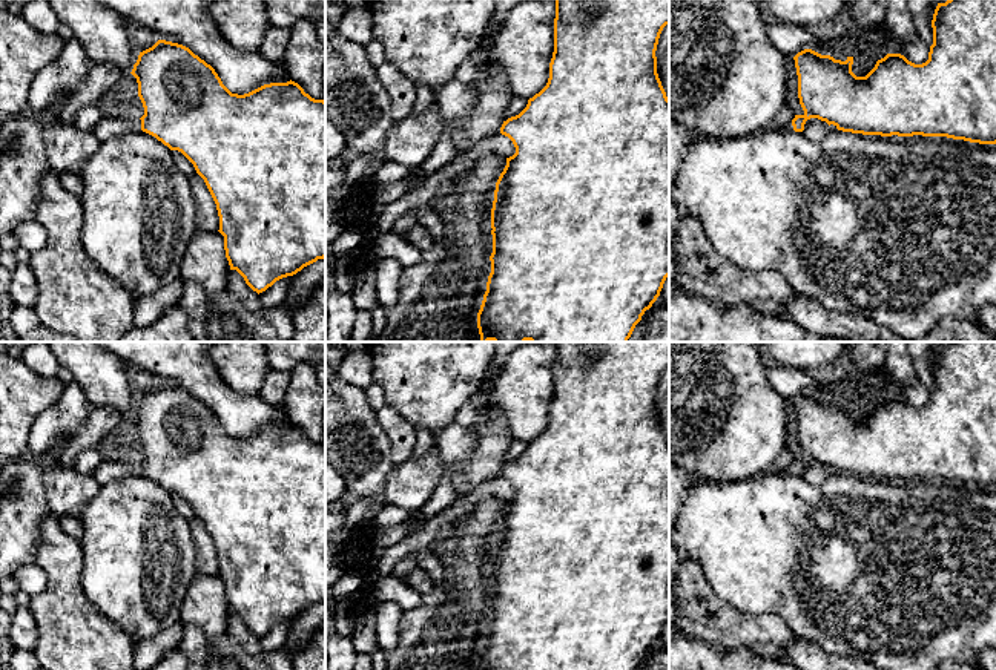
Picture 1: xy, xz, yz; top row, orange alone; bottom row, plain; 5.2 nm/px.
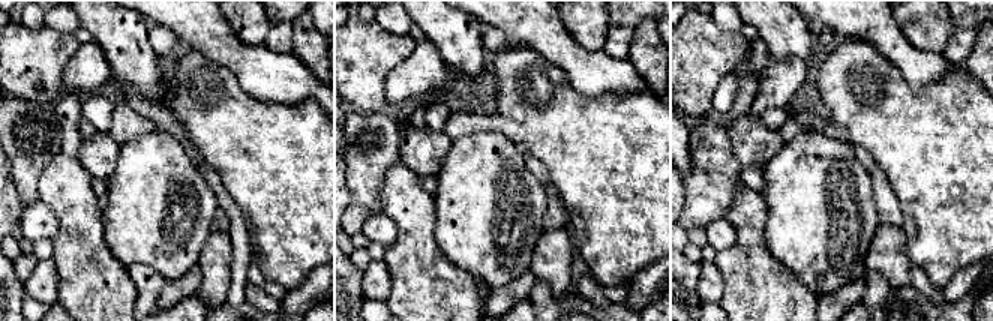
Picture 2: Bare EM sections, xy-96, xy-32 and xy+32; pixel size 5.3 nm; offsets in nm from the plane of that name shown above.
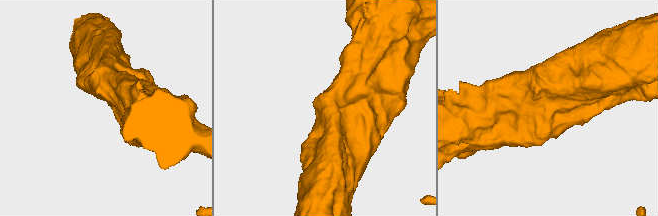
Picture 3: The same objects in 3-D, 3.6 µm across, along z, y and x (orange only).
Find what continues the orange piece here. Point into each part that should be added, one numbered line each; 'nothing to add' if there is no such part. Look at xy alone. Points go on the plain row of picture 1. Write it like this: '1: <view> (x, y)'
1: xy (115, 468)

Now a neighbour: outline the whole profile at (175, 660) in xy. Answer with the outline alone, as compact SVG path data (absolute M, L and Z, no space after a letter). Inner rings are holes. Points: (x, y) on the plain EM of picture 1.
M175 649L169 652L157 665L153 665L149 670L187 670L187 659L180 652L180 649Z

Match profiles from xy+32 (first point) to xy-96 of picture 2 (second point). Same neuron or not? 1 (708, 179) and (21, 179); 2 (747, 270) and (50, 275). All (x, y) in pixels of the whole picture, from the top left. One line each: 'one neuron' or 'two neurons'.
1: one neuron
2: two neurons

